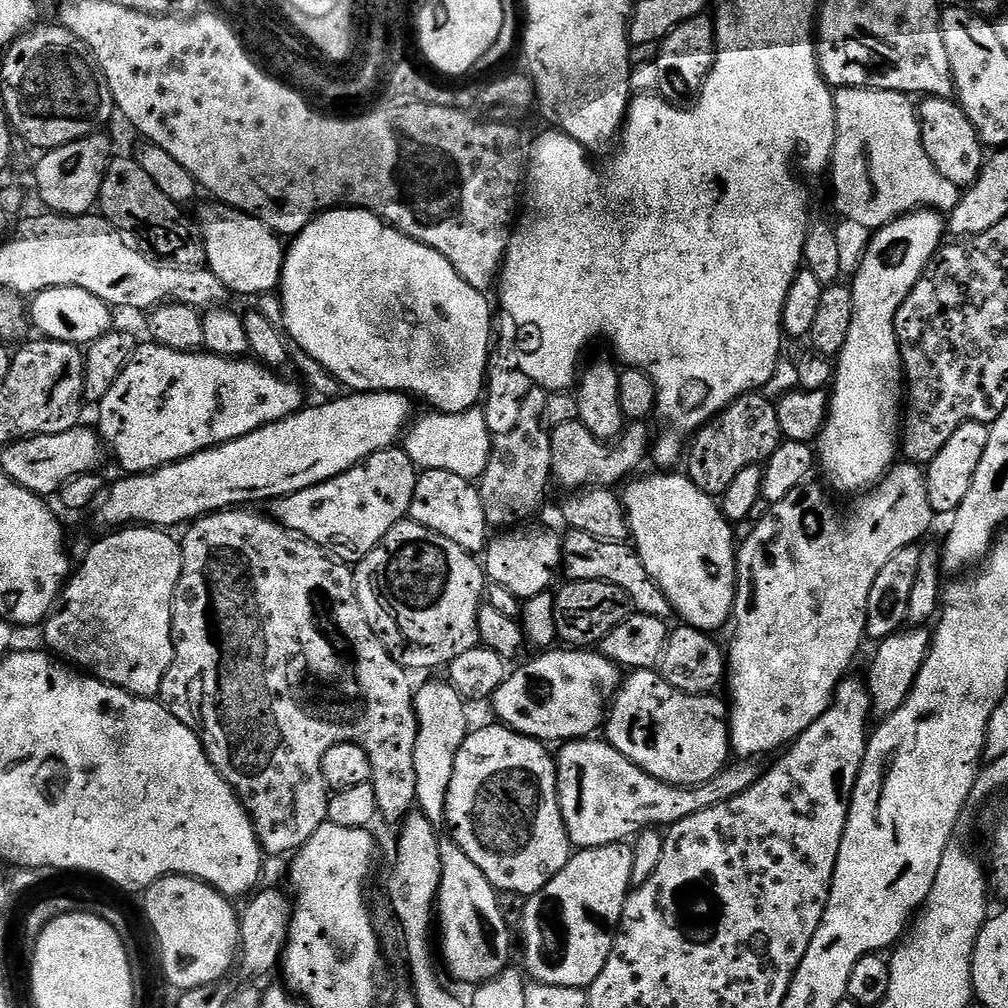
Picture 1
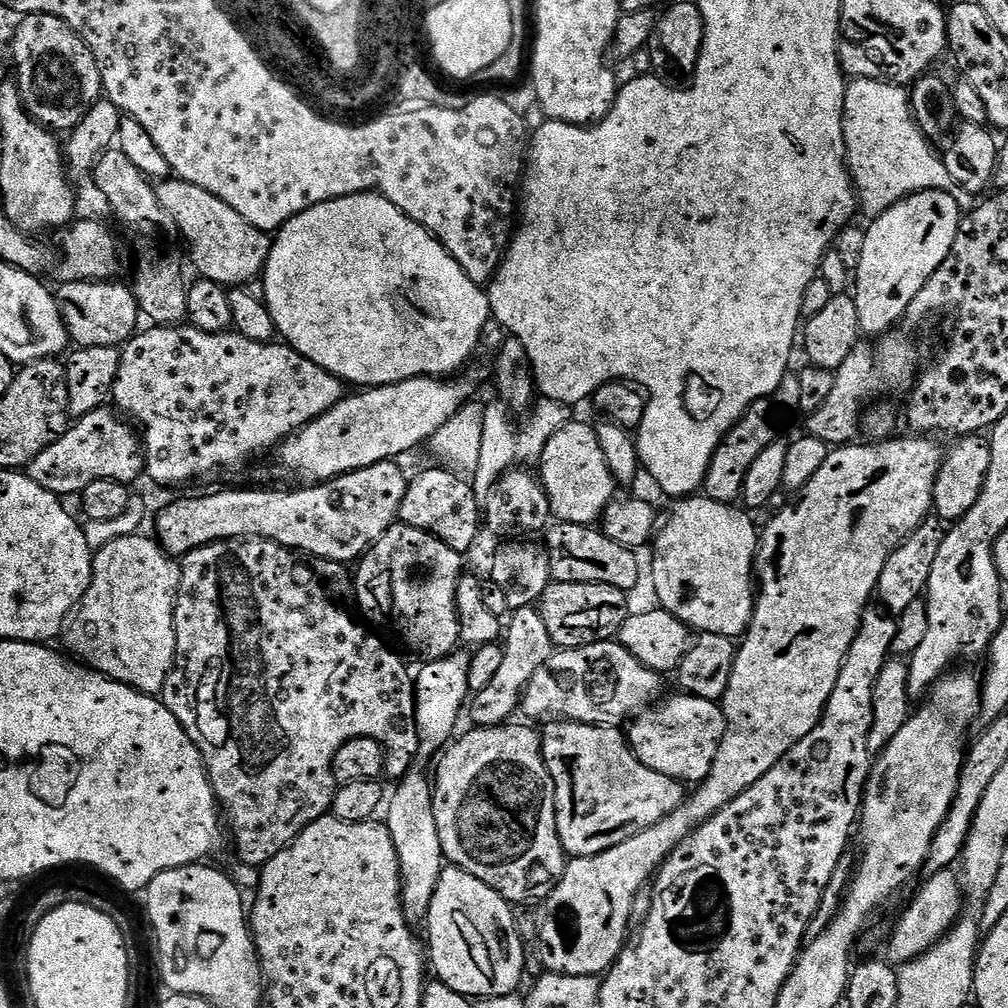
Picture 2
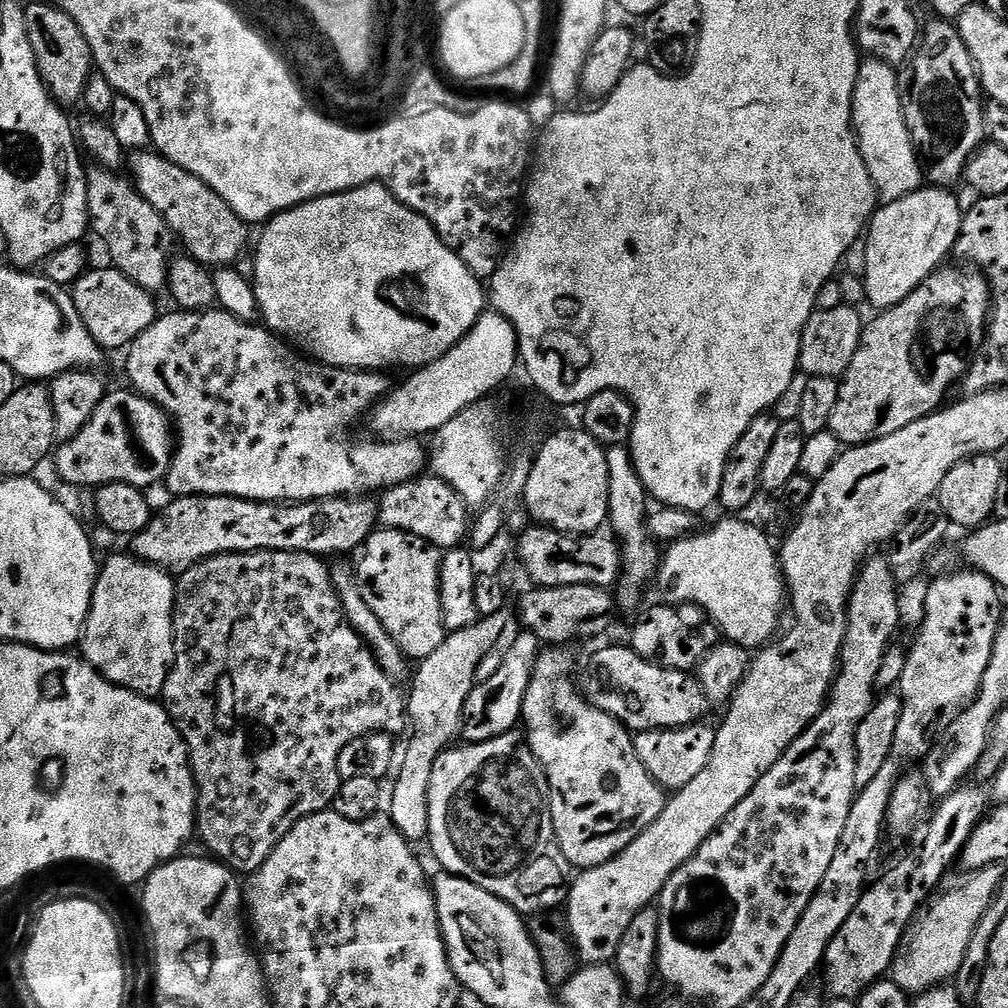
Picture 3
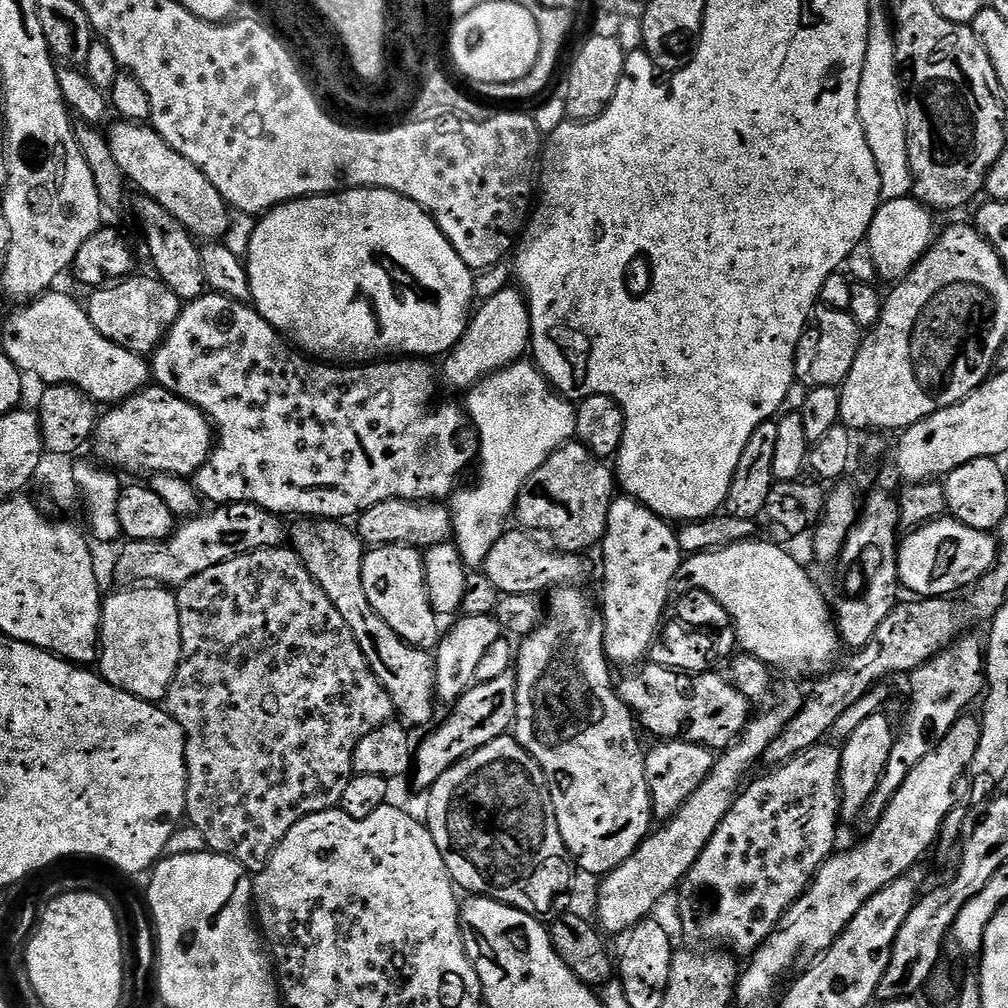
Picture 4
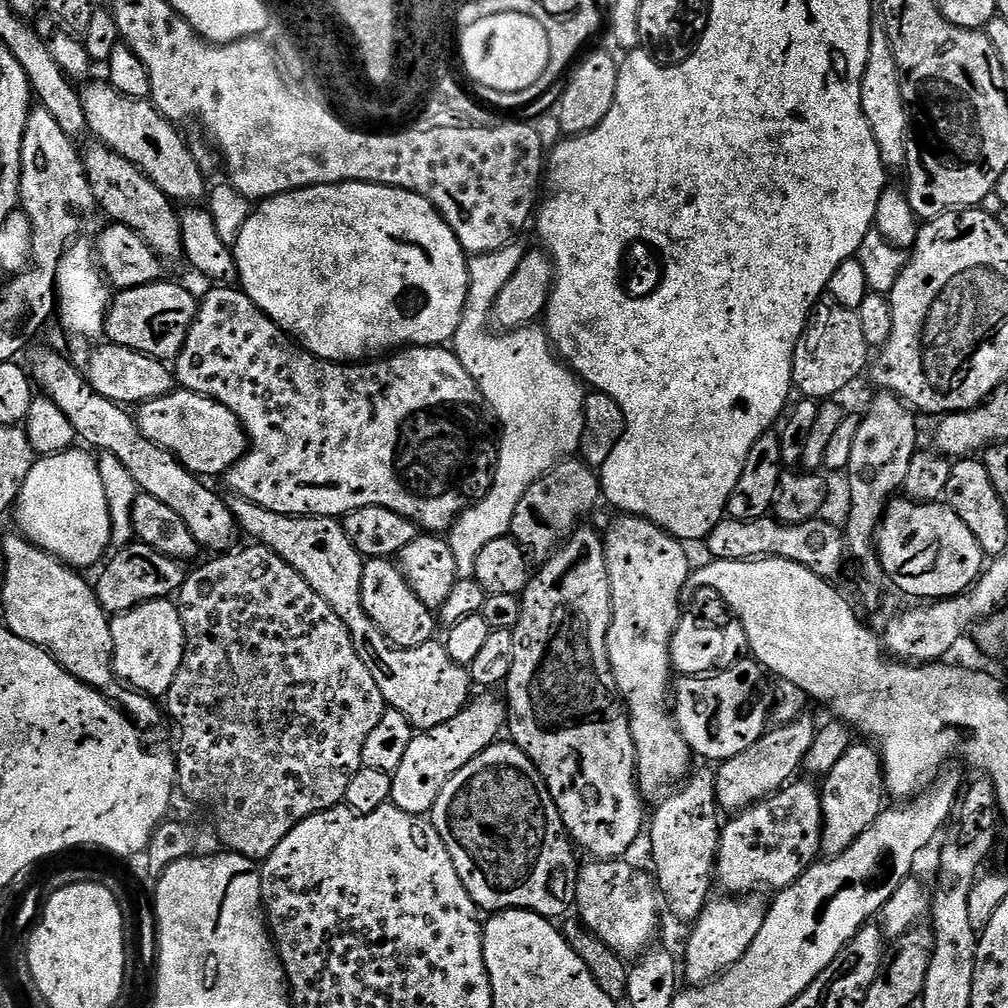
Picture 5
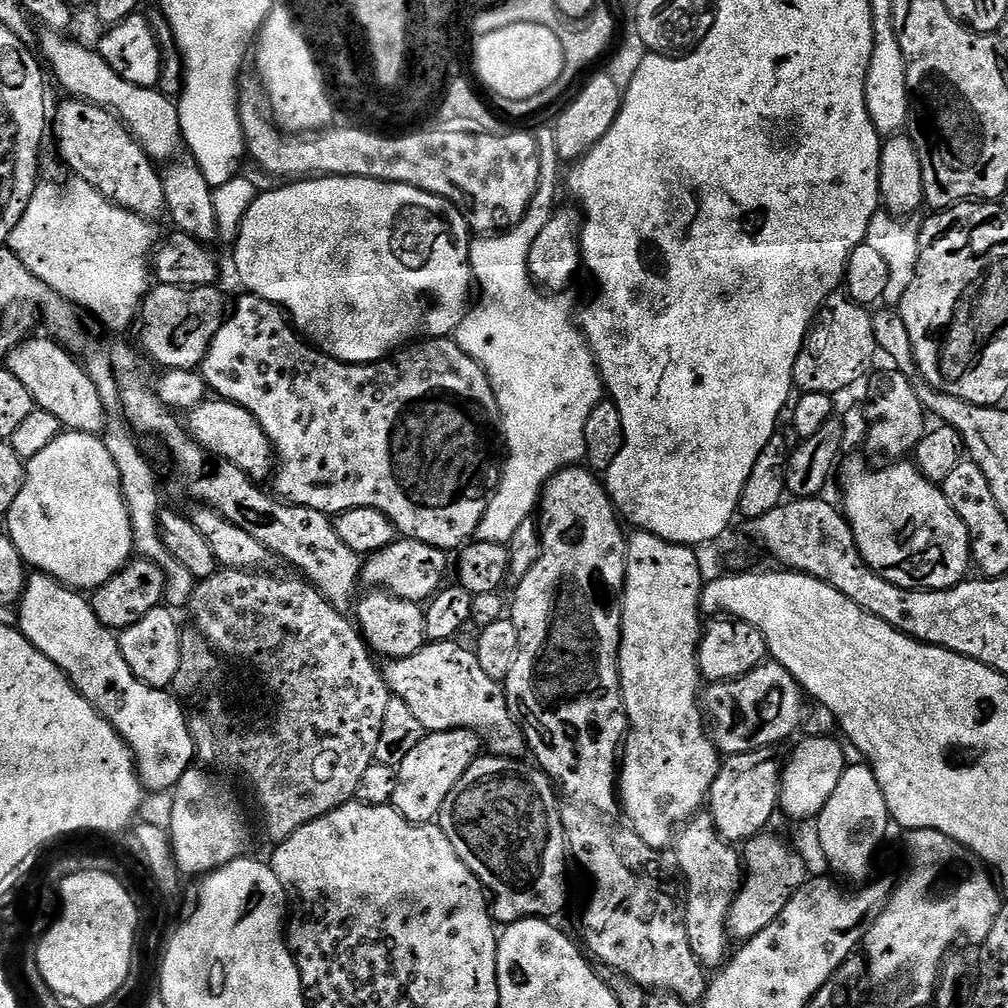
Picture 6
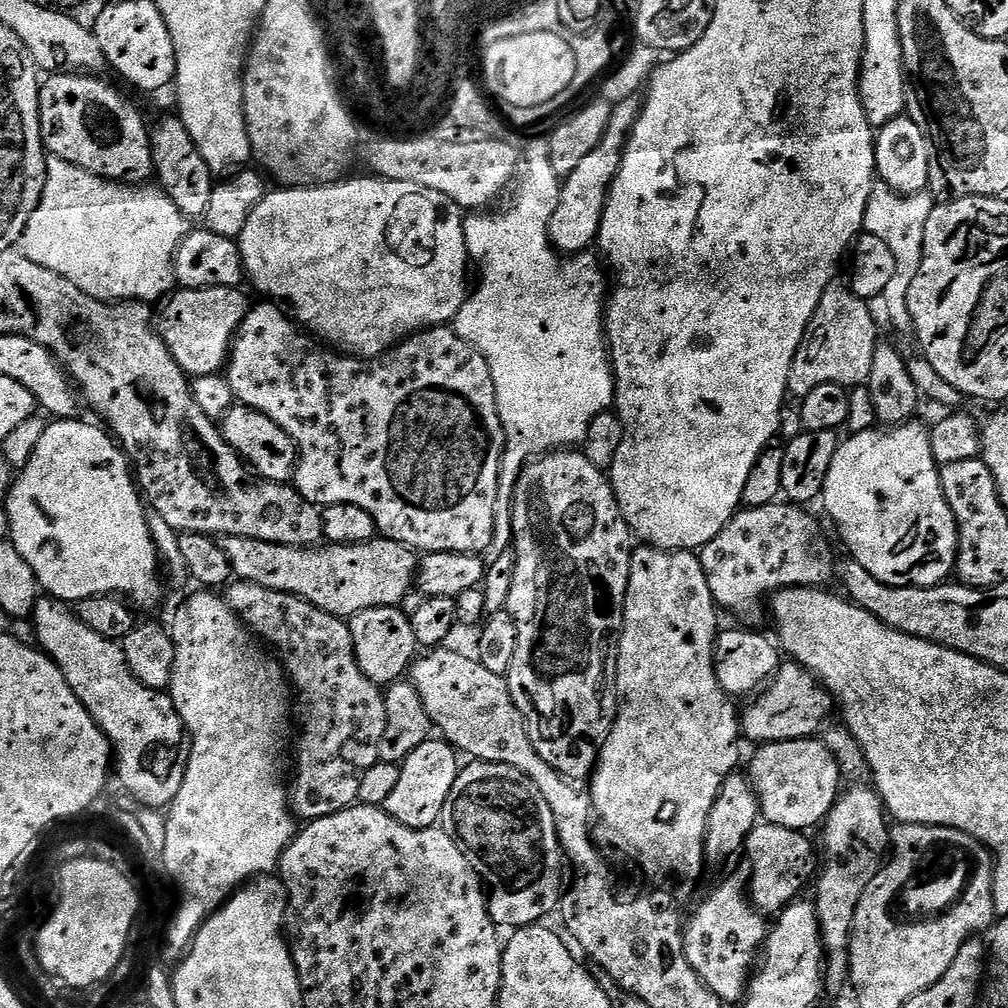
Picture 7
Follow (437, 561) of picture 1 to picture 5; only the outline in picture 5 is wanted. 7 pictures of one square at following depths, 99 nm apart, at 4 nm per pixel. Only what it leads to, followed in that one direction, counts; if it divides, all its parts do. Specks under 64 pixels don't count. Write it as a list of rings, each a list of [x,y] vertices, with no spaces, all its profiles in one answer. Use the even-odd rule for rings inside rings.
[[[369,559],[364,566],[362,574],[362,606],[366,606],[366,614],[378,626],[378,630],[382,630],[382,634],[391,644],[395,644],[397,648],[417,648],[423,644],[433,643],[432,636],[438,629],[438,620],[434,615],[433,609],[426,607],[418,598],[418,594],[414,594],[414,590],[410,586],[408,579],[404,577],[404,571],[401,570],[399,563],[387,560]]]

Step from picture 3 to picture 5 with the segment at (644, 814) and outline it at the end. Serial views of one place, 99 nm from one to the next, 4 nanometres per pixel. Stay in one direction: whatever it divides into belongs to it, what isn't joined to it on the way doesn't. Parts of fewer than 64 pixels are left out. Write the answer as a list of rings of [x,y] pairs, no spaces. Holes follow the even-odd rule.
[[[588,526],[577,527],[576,531],[537,567],[540,568],[537,572],[535,569],[534,575],[529,579],[528,585],[520,596],[520,617],[516,627],[511,631],[514,638],[514,666],[510,666],[510,674],[506,681],[506,689],[508,688],[508,696],[506,695],[508,722],[506,728],[507,731],[512,731],[511,743],[528,753],[529,758],[534,762],[534,766],[542,774],[542,778],[558,806],[558,814],[562,818],[564,830],[569,837],[579,847],[581,844],[589,852],[587,854],[589,857],[598,860],[619,860],[629,855],[627,852],[635,846],[636,839],[639,836],[641,839],[642,833],[645,831],[645,797],[640,791],[636,775],[636,747],[628,721],[628,710],[619,690],[616,688],[616,679],[612,673],[610,658],[608,657],[608,631],[612,621],[612,583],[610,582],[608,562],[604,553],[604,536],[601,533],[596,533],[592,528],[584,527]]]

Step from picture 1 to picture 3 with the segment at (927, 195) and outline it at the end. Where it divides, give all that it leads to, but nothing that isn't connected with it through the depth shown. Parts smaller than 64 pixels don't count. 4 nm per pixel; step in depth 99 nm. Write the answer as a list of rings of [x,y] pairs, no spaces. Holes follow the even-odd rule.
[[[865,59],[860,65],[852,99],[856,144],[866,162],[866,170],[870,170],[877,197],[884,202],[909,196],[922,187],[920,157],[916,154],[912,135],[904,121],[902,87],[896,81],[896,72],[897,69],[885,60]]]

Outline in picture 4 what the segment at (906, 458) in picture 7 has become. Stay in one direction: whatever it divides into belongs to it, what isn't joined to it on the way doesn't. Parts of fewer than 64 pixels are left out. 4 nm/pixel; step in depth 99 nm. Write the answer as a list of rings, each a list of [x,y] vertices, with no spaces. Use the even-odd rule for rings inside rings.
[[[955,518],[933,520],[907,535],[898,544],[900,582],[920,598],[948,598],[959,588],[971,589],[996,562],[997,537],[974,530]]]

